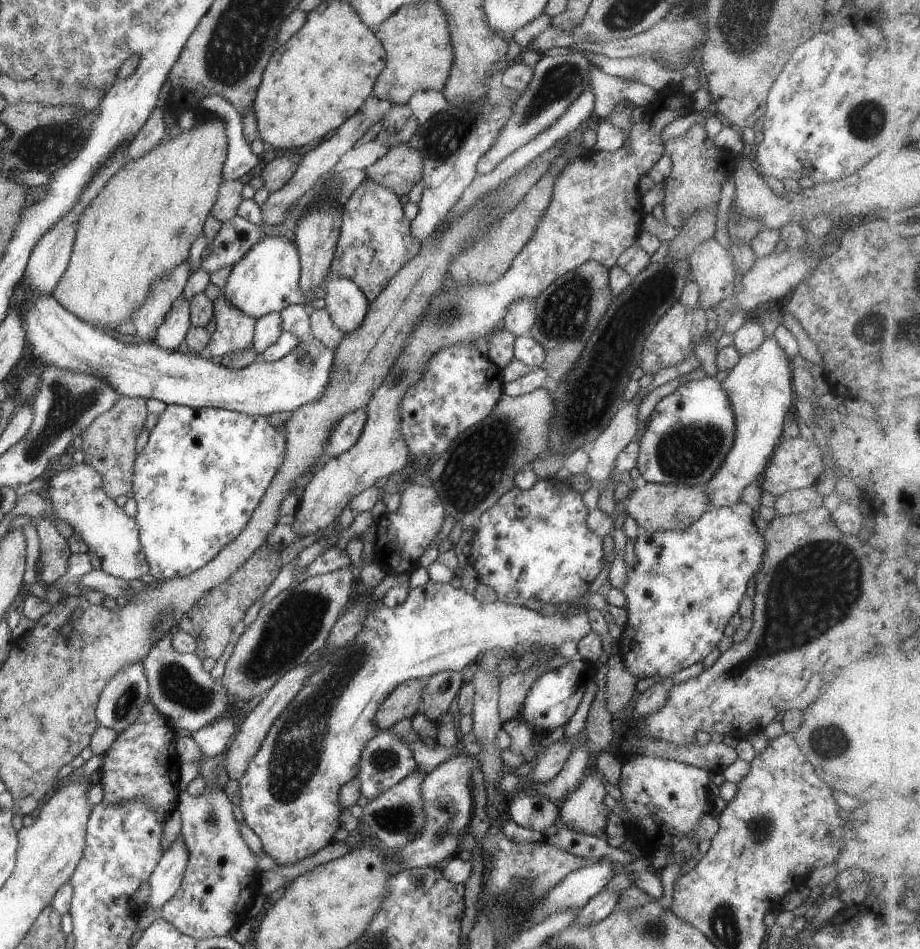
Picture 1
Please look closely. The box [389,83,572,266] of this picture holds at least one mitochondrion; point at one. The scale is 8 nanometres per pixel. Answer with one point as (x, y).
(440, 140)

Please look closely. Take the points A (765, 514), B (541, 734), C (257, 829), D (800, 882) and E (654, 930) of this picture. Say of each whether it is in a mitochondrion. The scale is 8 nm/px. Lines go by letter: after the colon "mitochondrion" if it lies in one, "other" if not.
A: other
B: other
C: other
D: other
E: mitochondrion

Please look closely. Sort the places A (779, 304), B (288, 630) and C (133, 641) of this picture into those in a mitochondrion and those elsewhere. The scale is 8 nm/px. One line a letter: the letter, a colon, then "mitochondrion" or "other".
A: other
B: mitochondrion
C: other

